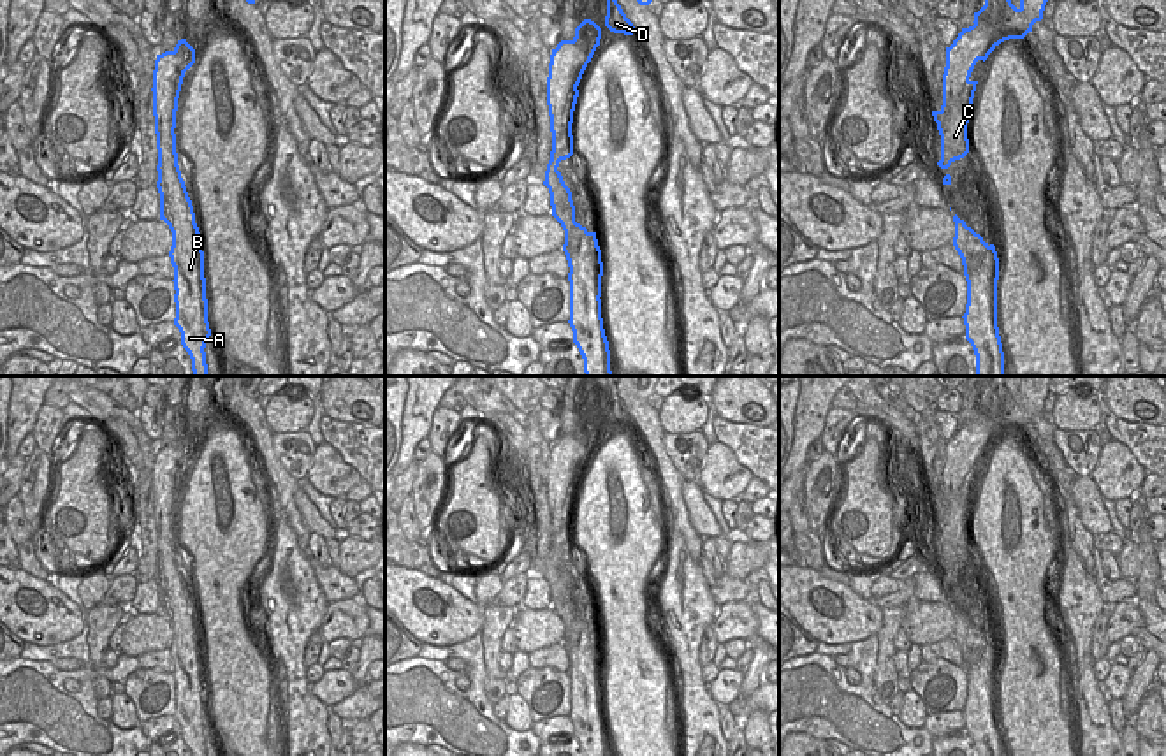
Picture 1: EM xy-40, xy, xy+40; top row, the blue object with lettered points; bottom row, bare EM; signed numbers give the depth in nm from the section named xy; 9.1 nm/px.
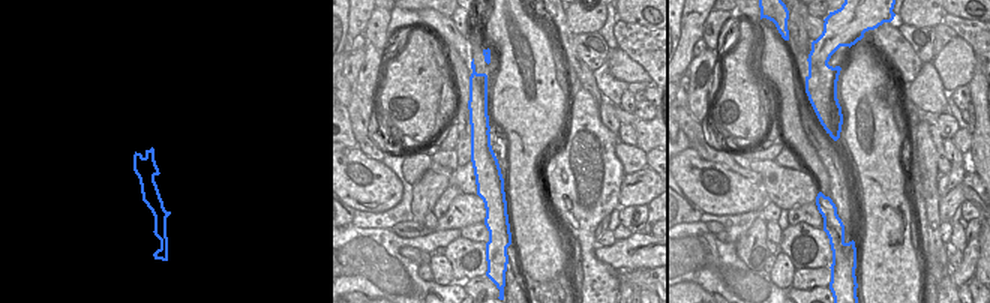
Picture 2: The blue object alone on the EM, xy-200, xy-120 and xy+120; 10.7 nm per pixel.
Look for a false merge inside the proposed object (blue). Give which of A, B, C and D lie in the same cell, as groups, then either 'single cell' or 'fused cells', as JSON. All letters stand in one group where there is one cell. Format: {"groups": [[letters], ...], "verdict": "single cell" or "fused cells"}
{"groups": [["A", "B", "D"], ["C"]], "verdict": "fused cells"}

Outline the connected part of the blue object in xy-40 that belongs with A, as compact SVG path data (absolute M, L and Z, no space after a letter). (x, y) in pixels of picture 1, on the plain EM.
M186 433L172 445L157 448L153 464L153 510L158 543L160 614L172 626L169 645L174 661L174 719L192 756L206 756L206 733L211 730L204 672L202 631L188 591L176 547L176 505L185 466L195 457L195 443Z

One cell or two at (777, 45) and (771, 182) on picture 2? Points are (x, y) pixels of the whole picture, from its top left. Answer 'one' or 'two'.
two

